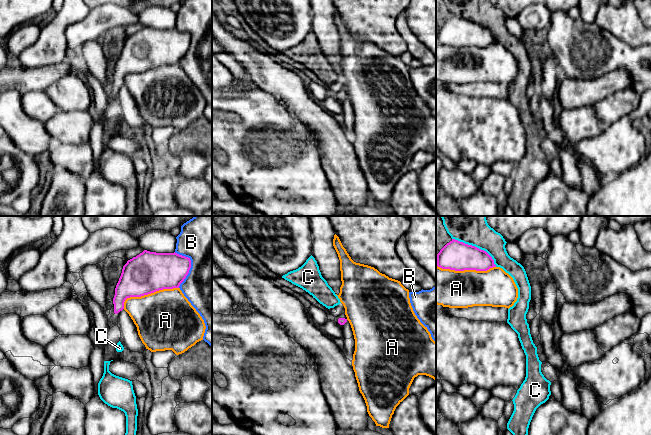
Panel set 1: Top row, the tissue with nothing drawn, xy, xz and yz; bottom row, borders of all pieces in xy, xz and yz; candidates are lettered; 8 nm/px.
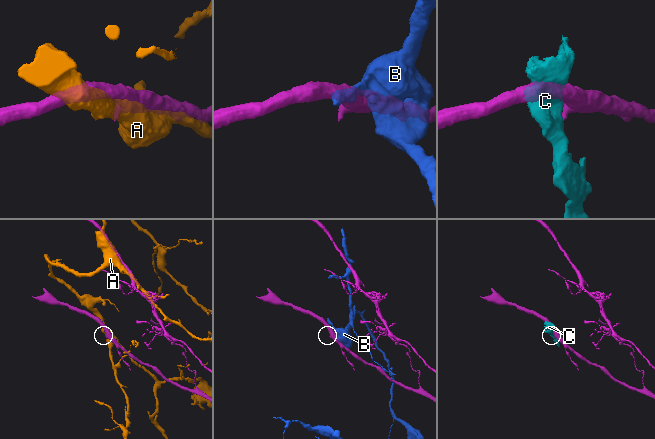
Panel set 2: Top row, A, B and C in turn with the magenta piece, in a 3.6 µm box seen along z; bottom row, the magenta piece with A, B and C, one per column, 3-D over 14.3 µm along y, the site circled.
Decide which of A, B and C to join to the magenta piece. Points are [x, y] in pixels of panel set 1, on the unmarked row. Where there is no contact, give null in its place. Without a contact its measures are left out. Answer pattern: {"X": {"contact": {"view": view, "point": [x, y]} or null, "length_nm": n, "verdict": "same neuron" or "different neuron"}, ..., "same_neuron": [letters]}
{"A": {"contact": {"view": "xy", "point": [147, 70]}, "length_nm": 480, "verdict": "different neuron"}, "B": {"contact": {"view": "xy", "point": [190, 42]}, "length_nm": 300, "verdict": "different neuron"}, "C": {"contact": {"view": "yz", "point": [476, 23]}, "length_nm": 420, "verdict": "different neuron"}, "same_neuron": []}

